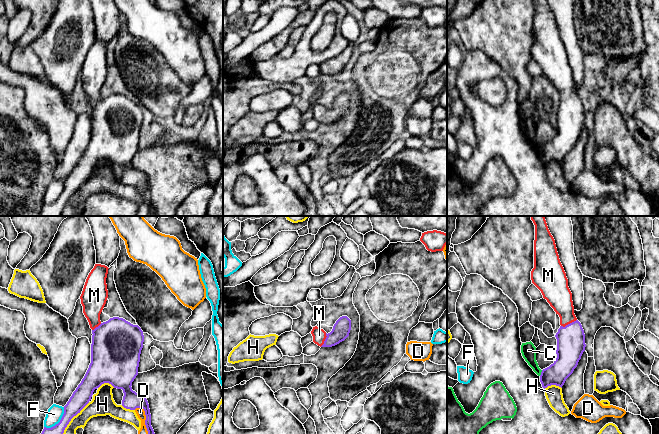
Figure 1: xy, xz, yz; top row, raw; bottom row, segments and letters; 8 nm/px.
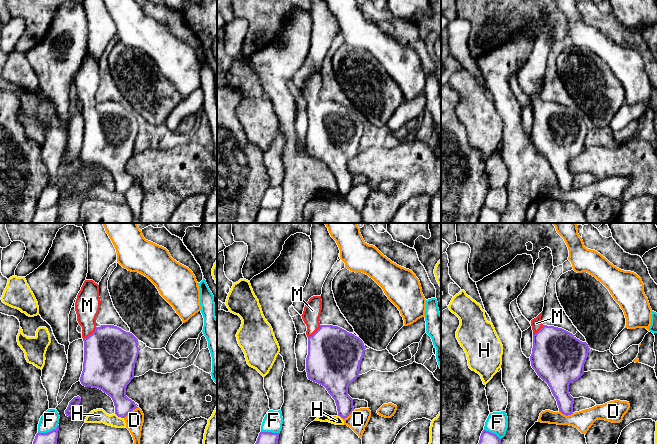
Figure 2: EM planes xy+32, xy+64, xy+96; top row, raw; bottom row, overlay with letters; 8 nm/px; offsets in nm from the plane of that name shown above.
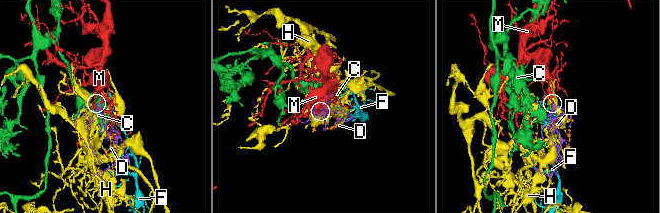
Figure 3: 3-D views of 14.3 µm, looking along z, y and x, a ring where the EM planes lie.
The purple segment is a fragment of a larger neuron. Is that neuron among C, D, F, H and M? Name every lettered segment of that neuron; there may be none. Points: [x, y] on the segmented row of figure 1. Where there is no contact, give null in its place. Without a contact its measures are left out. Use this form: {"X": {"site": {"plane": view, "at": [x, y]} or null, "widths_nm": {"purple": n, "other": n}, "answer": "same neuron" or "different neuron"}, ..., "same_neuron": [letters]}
{"C": {"site": {"plane": "yz", "at": [541, 373]}, "widths_nm": {"purple": 180, "other": 120}, "answer": "different neuron"}, "D": {"site": {"plane": "xy", "at": [146, 418]}, "widths_nm": {"purple": 140, "other": 70}, "answer": "different neuron"}, "F": {"site": {"plane": "xy", "at": [59, 422]}, "widths_nm": {"purple": 140, "other": 130}, "answer": "different neuron"}, "H": {"site": {"plane": "xy", "at": [73, 416]}, "widths_nm": {"purple": 150, "other": 180}, "answer": "different neuron"}, "M": {"site": {"plane": "yz", "at": [568, 324]}, "widths_nm": {"purple": 220, "other": 200}, "answer": "same neuron"}, "same_neuron": ["M"]}

